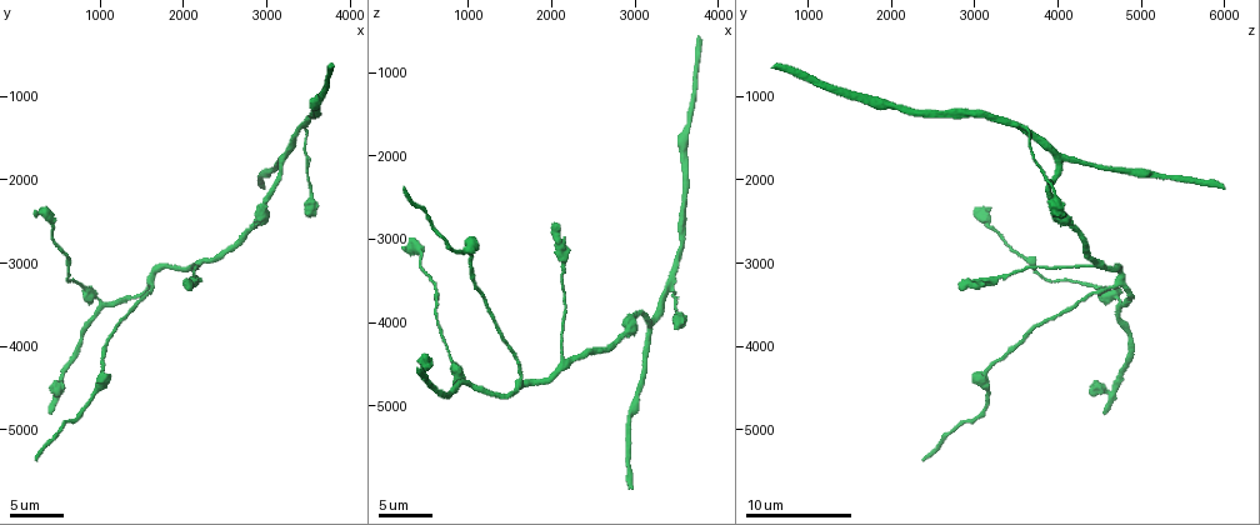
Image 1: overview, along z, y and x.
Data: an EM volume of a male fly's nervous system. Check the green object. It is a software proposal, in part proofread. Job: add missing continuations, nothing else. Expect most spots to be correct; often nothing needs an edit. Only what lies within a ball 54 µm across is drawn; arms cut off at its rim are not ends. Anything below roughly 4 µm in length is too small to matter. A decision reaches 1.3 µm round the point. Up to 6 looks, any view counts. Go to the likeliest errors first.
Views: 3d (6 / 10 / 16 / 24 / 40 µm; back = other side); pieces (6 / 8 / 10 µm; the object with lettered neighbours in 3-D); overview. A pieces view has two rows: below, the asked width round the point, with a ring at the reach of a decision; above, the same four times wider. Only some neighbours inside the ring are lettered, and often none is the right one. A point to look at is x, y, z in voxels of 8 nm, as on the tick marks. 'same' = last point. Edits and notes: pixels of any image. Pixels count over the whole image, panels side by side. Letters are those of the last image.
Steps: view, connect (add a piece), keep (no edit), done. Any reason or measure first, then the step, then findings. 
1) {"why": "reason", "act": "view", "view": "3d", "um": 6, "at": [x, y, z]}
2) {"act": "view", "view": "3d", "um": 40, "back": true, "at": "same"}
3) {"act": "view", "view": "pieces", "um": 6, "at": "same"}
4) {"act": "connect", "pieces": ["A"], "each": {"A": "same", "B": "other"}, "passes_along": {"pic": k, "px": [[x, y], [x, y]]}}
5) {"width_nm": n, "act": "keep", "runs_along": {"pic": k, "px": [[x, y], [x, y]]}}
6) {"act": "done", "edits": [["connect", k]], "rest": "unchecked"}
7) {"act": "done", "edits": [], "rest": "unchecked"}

{"why": "branch stops here", "act": "view", "view": "3d", "um": 10, "at": [2050, 3300, 2850]}

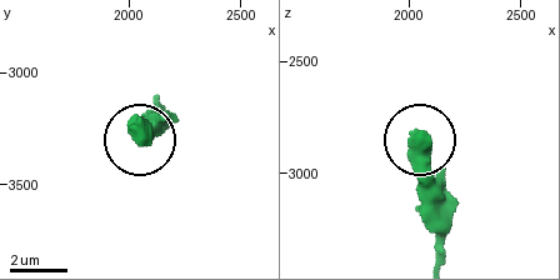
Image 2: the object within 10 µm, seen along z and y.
{"why": "see the neighbours", "act": "view", "view": "pieces", "um": 8, "at": [2060, 3290, 2840]}

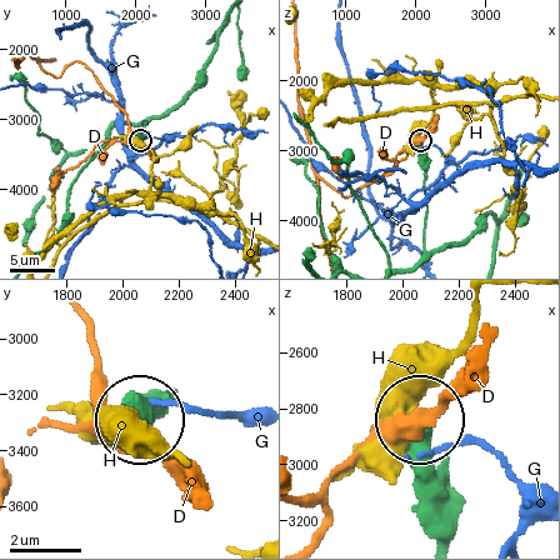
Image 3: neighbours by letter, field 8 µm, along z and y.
{"act": "keep", "each": {"D": "other", "G": "other", "H": "other"}, "found": "no lettered piece goes on from it"}

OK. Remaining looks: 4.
{"act": "view", "view": "pieces", "um": 8, "at": [200, 2400, 3100]}

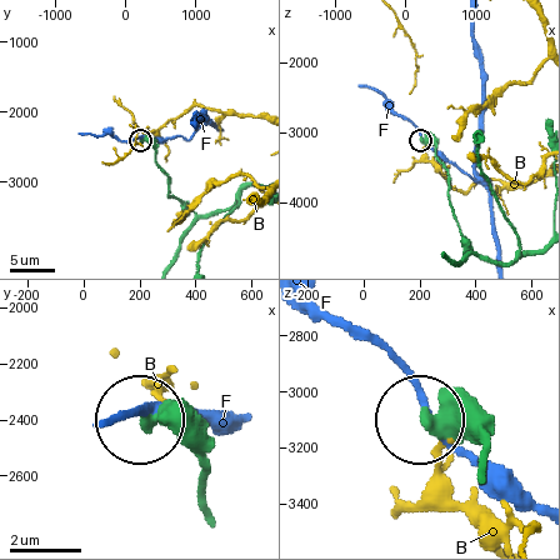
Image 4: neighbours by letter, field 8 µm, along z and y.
{"width_nm": 460, "act": "keep", "each": {"B": "other", "F": "other"}, "runs_along": {"pic": 4, "px": [[205, 498], [194, 453], [143, 418]]}, "found": "no lettered piece goes on from it"}

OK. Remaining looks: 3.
{"act": "view", "view": "pieces", "um": 6, "at": [3500, 2400, 4050]}

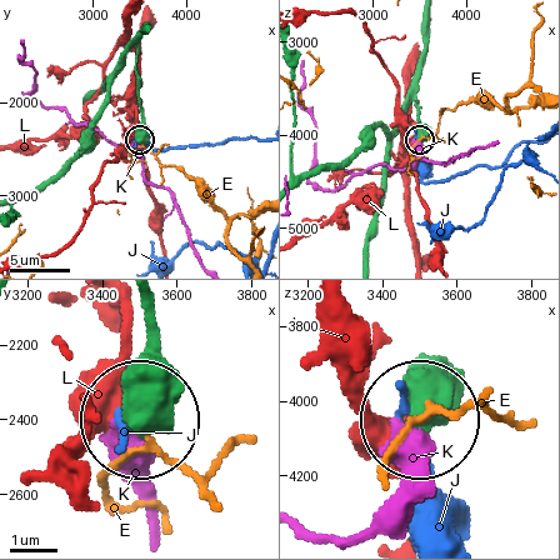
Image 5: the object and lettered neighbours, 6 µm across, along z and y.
{"act": "keep", "each": {"E": "other", "J": "other", "K": "other", "L": "other"}, "found": "none of them fits"}

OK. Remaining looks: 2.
{"act": "done", "edits": [], "rest": "unchecked"}

